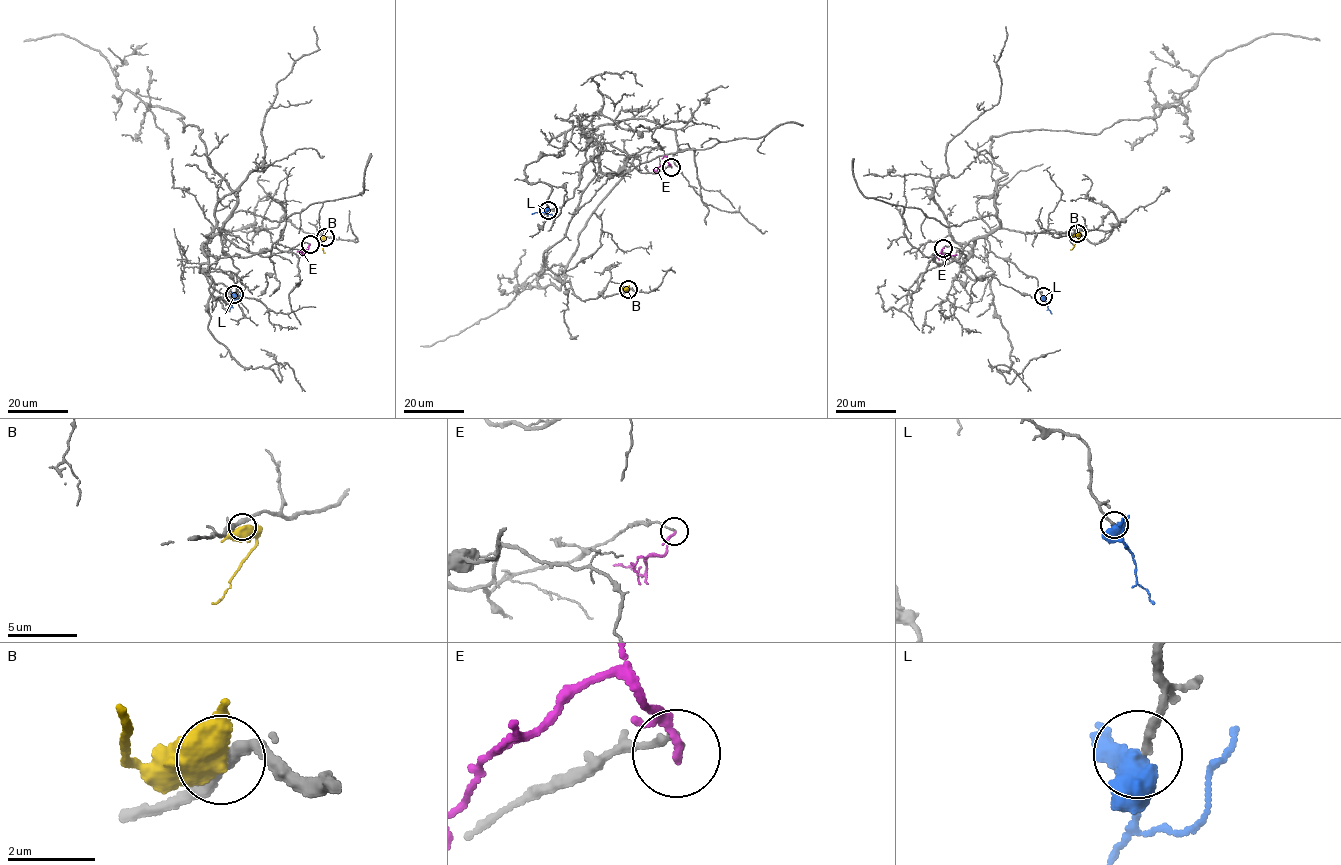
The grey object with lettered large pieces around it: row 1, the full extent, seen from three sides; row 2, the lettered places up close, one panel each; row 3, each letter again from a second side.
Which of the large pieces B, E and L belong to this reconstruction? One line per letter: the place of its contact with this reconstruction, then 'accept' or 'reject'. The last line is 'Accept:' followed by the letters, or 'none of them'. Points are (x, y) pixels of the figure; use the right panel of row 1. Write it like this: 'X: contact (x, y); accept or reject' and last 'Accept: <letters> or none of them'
B: contact (1077, 233); reject
E: contact (943, 248); reject
L: contact (1043, 296); accept
Accept: L

